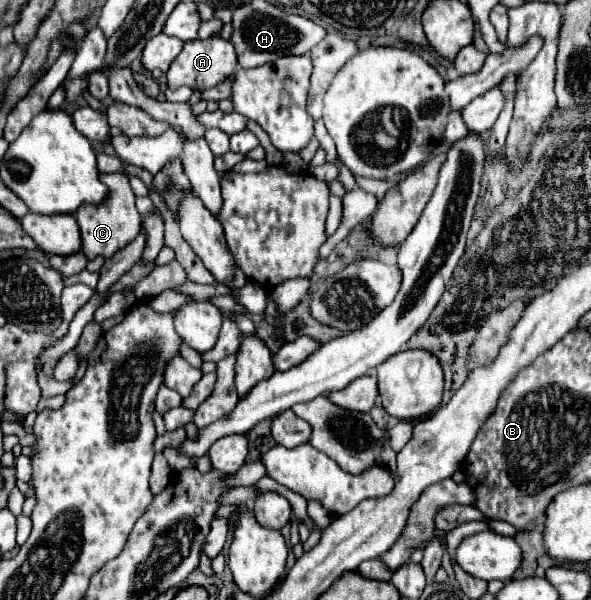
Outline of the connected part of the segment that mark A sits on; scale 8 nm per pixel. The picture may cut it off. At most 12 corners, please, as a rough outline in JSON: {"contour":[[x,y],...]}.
{"contour":[[226,39],[186,41],[168,87],[204,91],[232,77]]}

